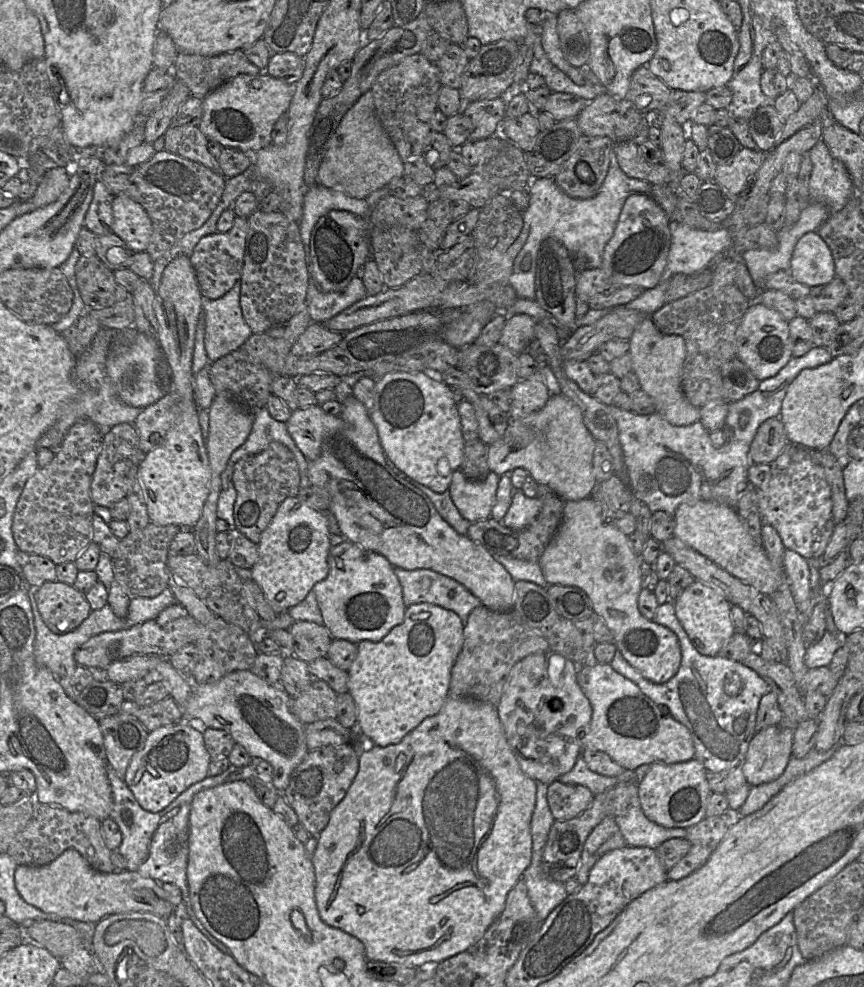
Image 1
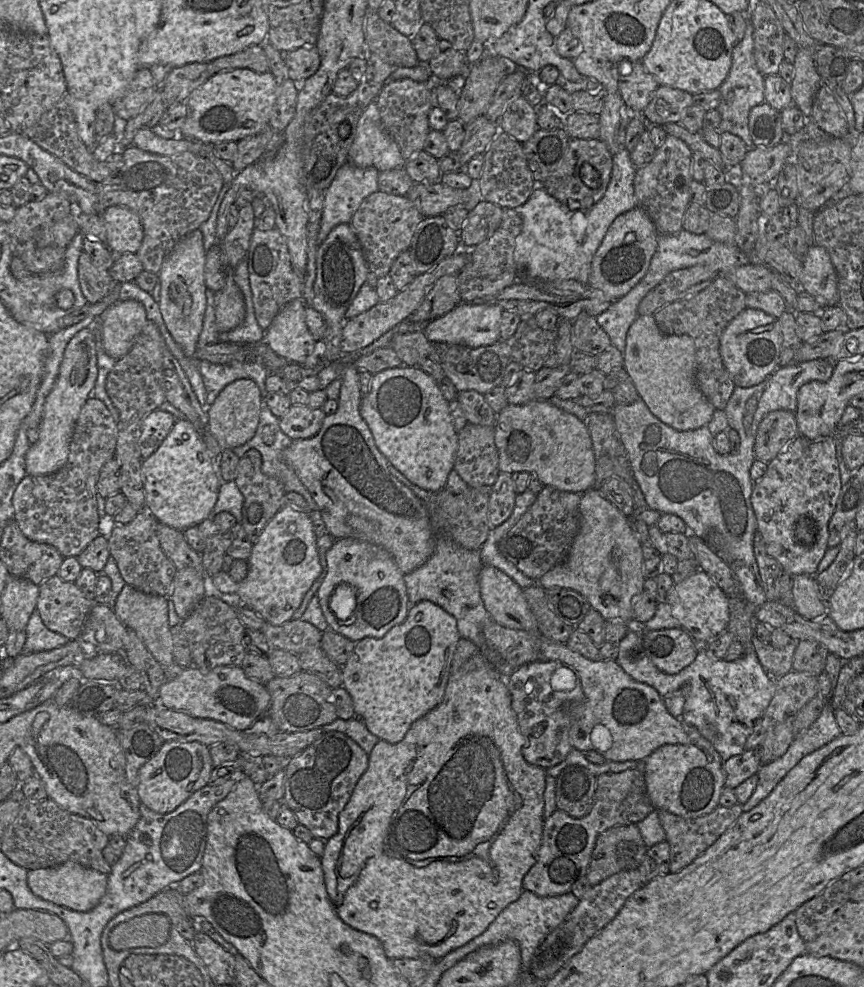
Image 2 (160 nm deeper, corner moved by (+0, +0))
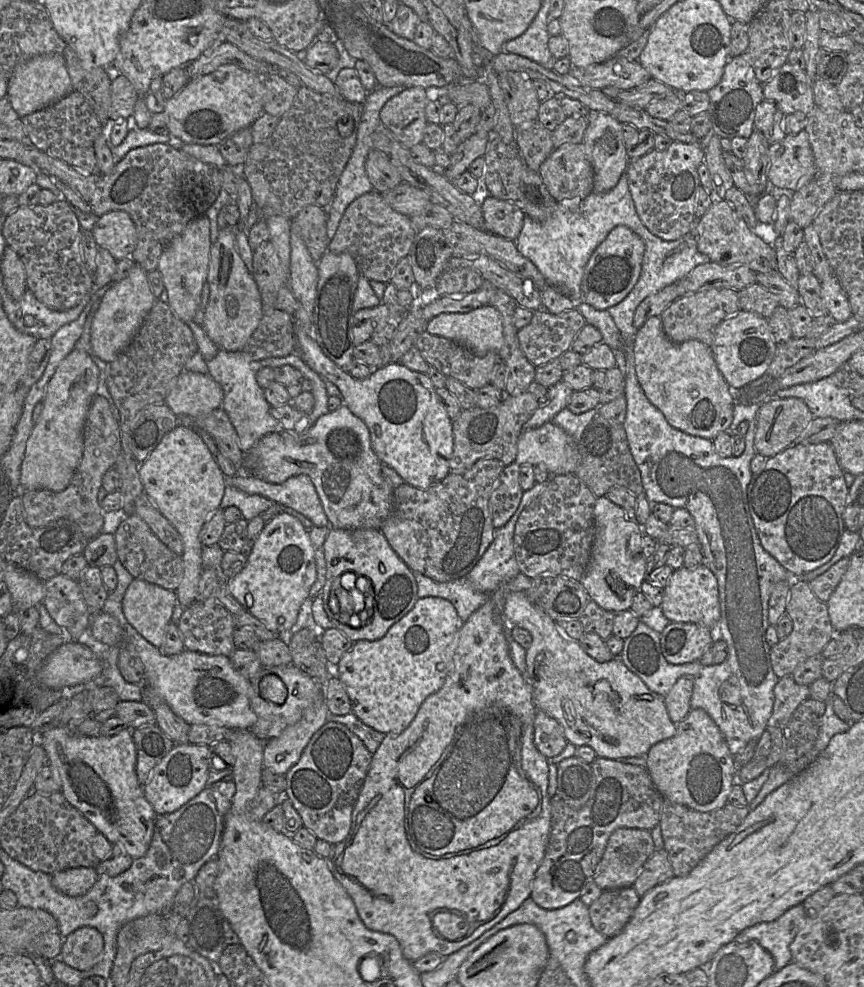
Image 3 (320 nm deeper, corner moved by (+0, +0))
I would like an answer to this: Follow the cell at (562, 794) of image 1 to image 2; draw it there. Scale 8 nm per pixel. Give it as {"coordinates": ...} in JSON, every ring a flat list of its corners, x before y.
{"coordinates":[[570,765,556,777,556,807,574,818,586,816,593,805,596,777,586,768]]}

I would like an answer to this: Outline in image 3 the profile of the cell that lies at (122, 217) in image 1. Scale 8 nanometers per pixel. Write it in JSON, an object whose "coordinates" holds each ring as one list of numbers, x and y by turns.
{"coordinates":[[110,211,100,216,92,230,98,247,106,249,119,261,131,257,137,242,133,220,125,211]]}

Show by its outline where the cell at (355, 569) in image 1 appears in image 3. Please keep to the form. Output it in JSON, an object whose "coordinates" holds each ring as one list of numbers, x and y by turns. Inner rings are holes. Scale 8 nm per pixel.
{"coordinates":[[329,527,329,532,324,542,324,551,326,560,326,581,321,592,324,609,334,627,340,630,351,642,354,643,360,640,374,641,381,639,393,624,399,621,413,608,418,599,417,583,414,573,394,552,379,529,336,529],[344,573,354,573,365,577,370,581,374,591,373,605,370,610,369,618,367,618,367,622,359,628,355,628,351,624,341,624,338,621,334,621,327,609,327,600,329,600,328,595,333,586,339,583,339,580]]}

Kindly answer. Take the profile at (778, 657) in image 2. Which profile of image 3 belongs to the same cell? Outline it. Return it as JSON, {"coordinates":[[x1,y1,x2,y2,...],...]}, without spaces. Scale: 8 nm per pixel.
{"coordinates":[[798,581,791,586,786,614,792,620,792,632,770,650,771,665,779,678,792,675,798,664,809,657,821,654,833,638,833,632,835,631,829,618,827,604,814,595,809,583,805,581]]}

